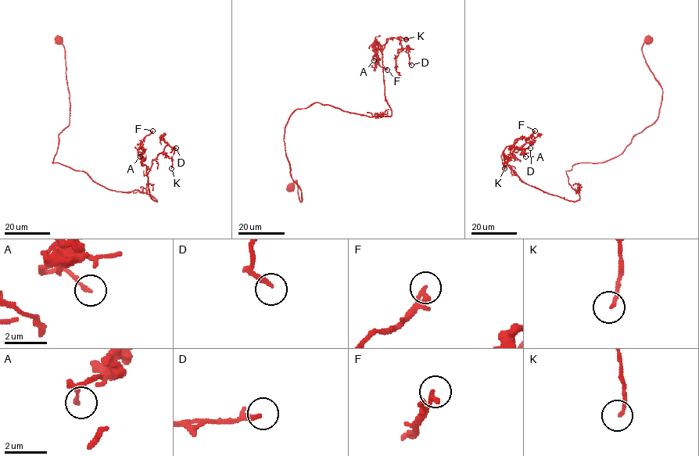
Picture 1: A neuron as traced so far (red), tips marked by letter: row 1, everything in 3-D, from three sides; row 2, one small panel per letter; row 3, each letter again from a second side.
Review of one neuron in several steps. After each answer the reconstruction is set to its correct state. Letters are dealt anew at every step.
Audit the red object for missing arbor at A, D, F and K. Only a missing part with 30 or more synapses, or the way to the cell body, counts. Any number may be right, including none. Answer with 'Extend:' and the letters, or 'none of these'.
Extend: none of these

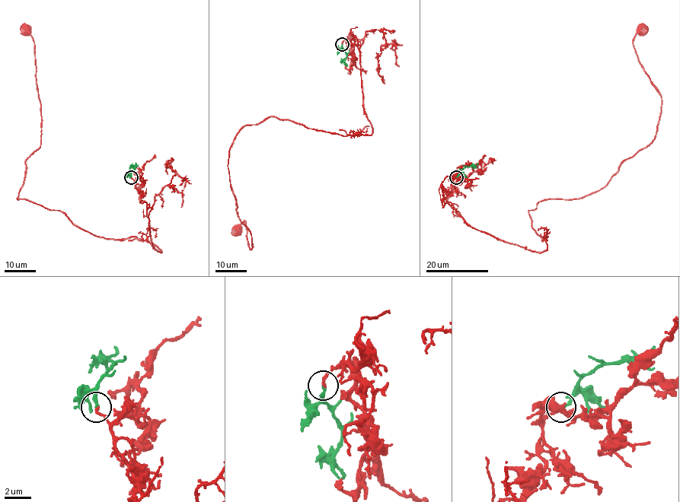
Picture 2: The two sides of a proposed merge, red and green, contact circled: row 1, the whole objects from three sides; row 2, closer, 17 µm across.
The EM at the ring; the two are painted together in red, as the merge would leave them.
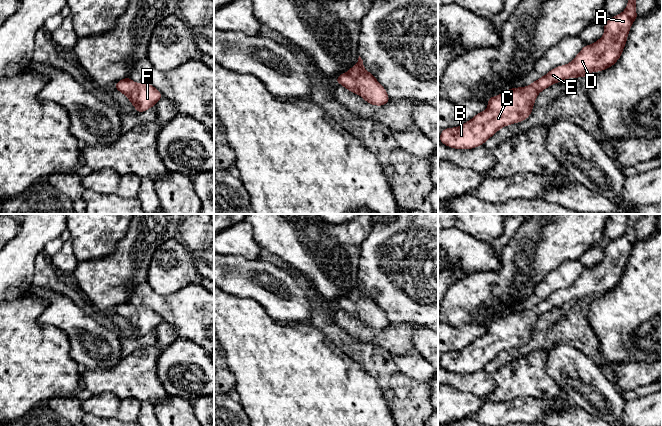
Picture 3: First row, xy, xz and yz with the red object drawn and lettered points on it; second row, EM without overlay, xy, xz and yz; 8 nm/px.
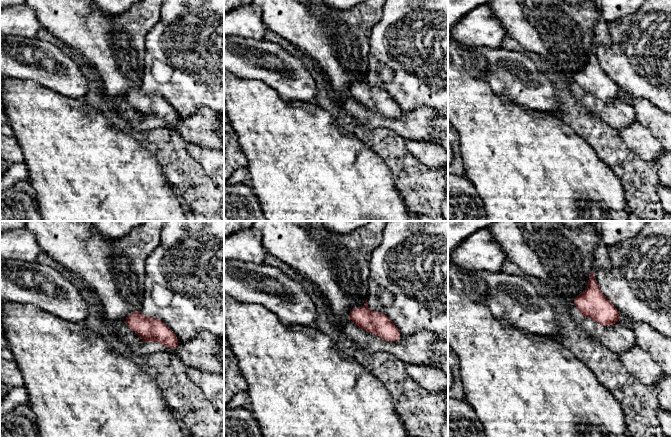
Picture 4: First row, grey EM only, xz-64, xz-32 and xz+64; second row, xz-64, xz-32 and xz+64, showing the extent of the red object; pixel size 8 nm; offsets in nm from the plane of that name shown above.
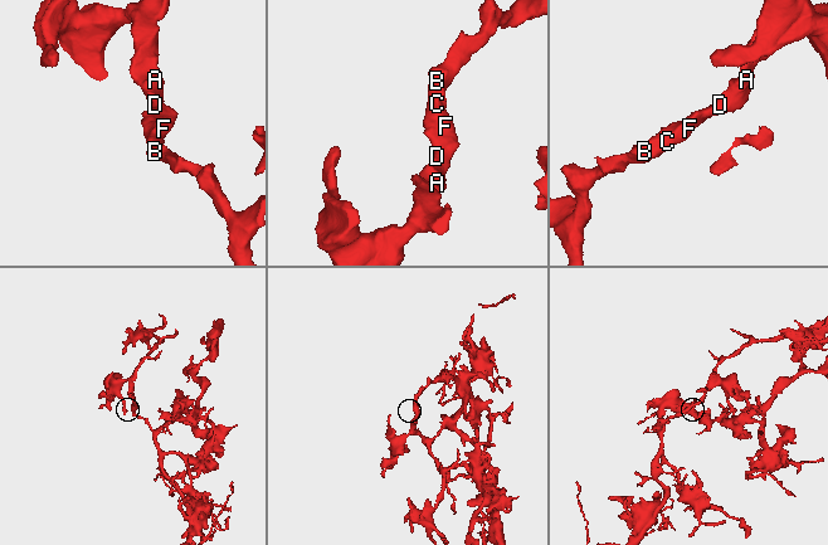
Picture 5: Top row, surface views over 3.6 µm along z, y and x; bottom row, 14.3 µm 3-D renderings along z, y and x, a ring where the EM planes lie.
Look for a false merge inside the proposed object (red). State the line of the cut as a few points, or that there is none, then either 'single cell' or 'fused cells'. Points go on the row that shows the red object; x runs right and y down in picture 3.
no cut; single cell

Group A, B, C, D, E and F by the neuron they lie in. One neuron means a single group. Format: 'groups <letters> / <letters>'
groups A B C D E F

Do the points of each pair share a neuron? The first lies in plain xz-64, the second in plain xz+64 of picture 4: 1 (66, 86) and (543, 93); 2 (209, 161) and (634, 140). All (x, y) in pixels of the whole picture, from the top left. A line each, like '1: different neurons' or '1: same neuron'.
1: same neuron
2: same neuron

